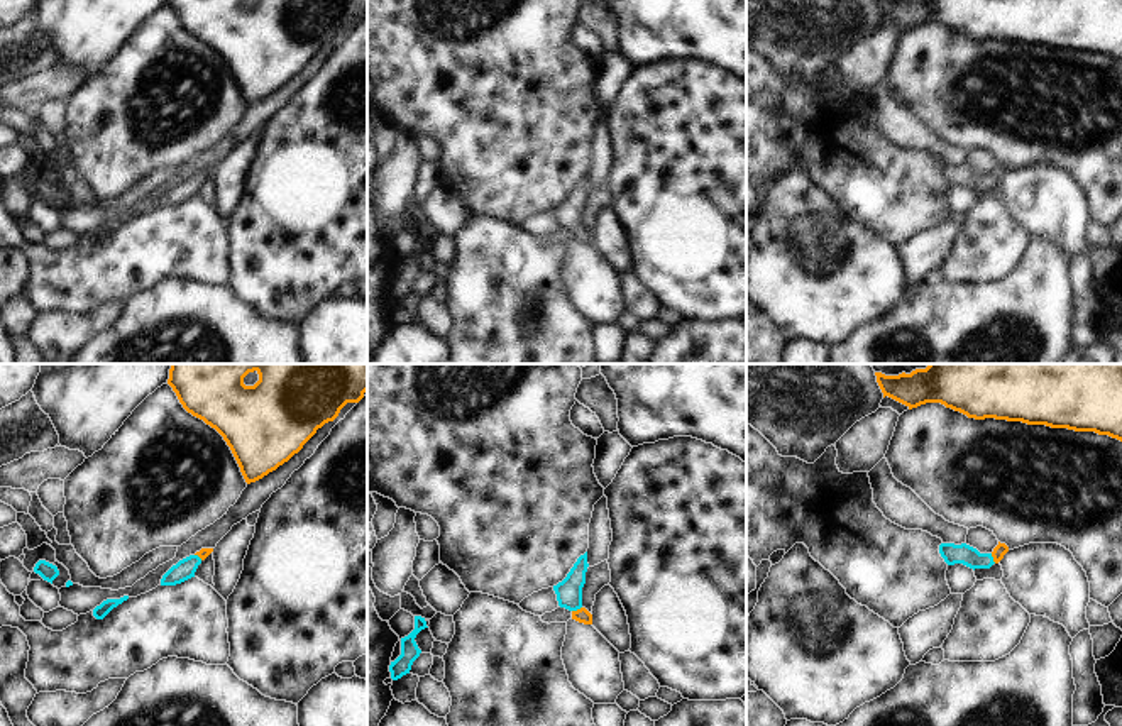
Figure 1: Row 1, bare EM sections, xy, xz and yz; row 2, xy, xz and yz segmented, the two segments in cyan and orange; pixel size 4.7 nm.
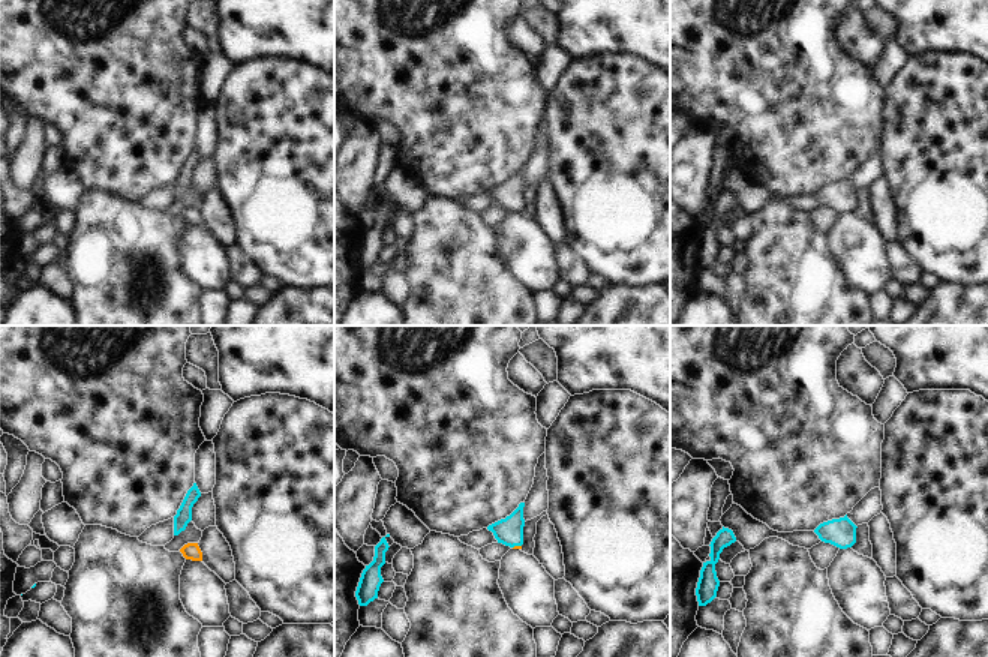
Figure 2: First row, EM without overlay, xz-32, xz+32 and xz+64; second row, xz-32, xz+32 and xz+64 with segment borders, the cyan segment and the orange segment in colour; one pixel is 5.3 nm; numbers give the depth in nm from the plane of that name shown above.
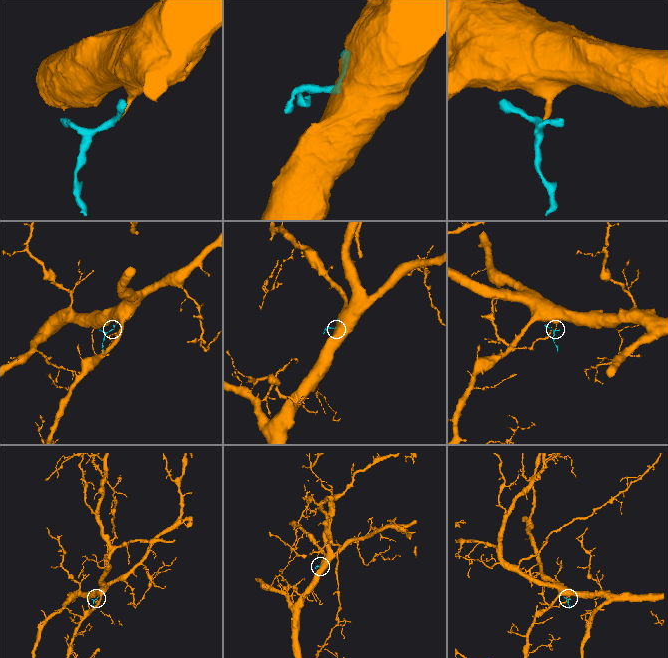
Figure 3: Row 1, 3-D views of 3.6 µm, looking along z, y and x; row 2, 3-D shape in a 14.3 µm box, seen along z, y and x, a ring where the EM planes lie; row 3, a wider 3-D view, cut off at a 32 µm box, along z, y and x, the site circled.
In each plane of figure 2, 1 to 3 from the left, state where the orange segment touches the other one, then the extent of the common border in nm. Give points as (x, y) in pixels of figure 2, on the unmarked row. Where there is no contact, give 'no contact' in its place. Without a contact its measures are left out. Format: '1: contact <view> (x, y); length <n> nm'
1: no contact
2: contact xz+32 (516, 209); length 50 nm
3: no contact

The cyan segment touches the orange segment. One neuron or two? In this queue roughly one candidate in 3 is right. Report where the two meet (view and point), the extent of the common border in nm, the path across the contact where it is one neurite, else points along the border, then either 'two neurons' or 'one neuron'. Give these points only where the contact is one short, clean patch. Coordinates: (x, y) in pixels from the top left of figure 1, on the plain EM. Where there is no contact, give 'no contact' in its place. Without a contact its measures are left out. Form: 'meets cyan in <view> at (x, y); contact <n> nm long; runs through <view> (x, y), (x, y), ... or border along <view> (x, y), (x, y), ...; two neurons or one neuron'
meets cyan in xz at (576, 230); contact 50 nm long; runs through xz (569, 214), (576, 230), (582, 236); one neuron

